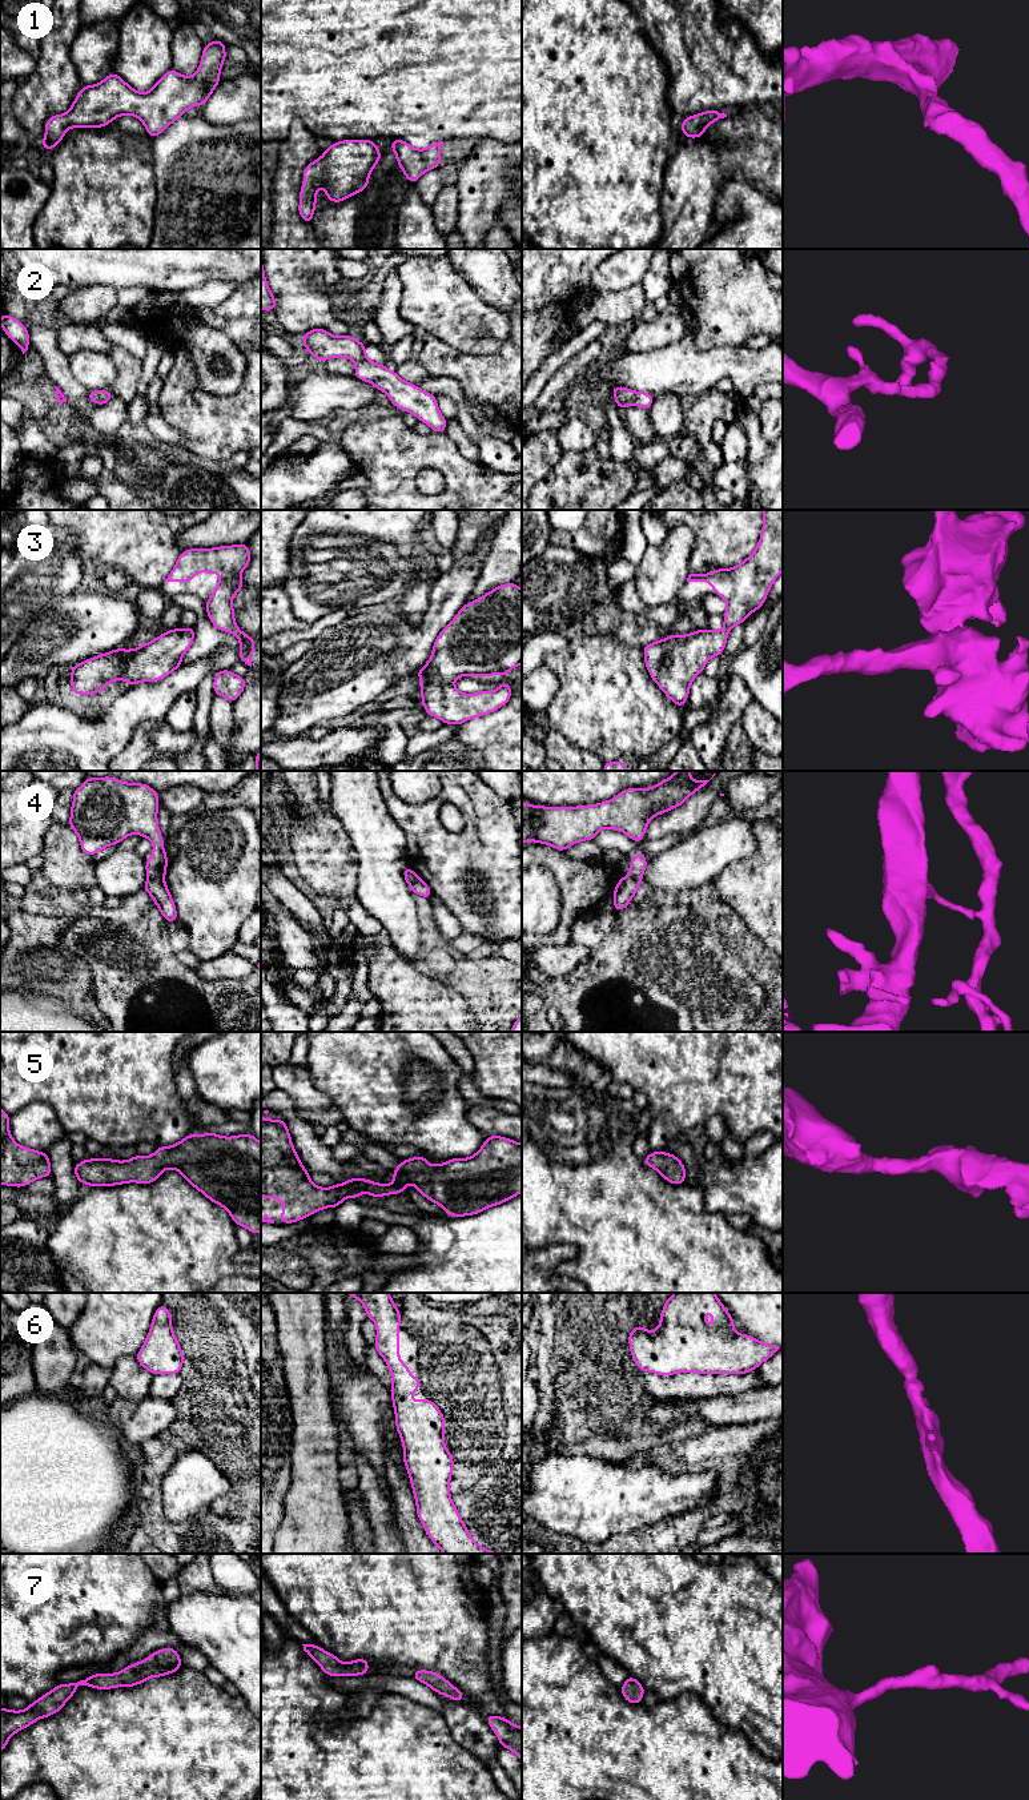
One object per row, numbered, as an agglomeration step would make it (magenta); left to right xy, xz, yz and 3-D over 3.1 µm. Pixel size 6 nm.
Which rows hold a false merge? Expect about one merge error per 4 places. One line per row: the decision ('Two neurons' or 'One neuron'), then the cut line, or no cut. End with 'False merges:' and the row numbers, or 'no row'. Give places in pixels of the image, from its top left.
1: One neuron. No split
2: One neuron. No split
3: One neuron. No split
4: Two neurons. Split along xy (148, 876), (163, 883)
5: One neuron. No split
6: One neuron. No split
7: One neuron. No split
False merges: 4

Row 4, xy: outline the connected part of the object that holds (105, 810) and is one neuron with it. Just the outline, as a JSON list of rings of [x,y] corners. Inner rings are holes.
[[[112,776],[87,778],[73,791],[68,825],[89,856],[133,833],[148,837],[153,843],[153,855],[146,859],[145,872],[149,879],[164,883],[169,860],[158,828],[158,805],[158,793],[144,783],[126,783]]]

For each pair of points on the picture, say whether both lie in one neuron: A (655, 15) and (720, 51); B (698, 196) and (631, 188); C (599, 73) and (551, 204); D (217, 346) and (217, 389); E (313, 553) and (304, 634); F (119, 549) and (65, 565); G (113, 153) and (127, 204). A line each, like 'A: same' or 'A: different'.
A: same
B: different
C: same
D: same
E: different
F: different
G: same

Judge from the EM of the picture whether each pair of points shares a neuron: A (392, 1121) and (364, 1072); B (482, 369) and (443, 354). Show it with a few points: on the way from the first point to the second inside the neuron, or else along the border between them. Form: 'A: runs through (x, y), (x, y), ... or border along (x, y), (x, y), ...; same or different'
A: runs through (392, 1109), (392, 1100), (376, 1084); same
B: runs through (473, 369), (453, 364); same

